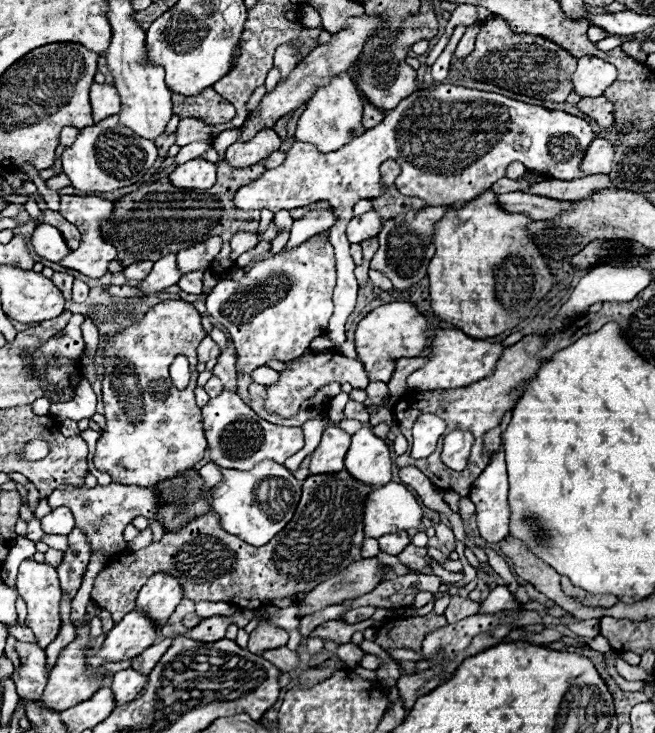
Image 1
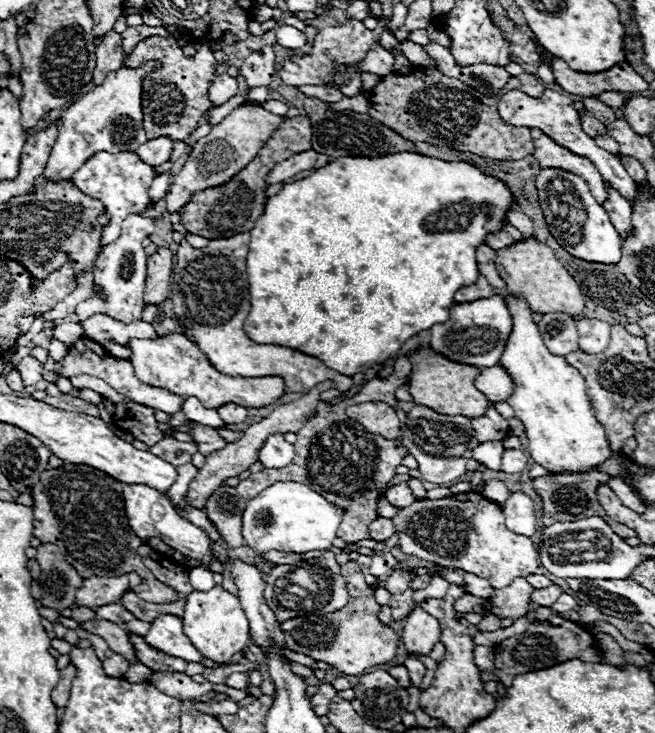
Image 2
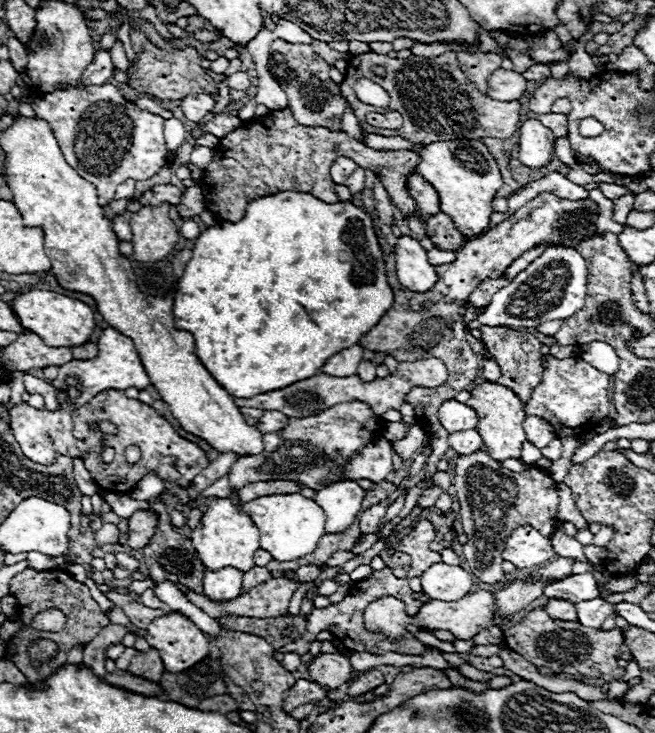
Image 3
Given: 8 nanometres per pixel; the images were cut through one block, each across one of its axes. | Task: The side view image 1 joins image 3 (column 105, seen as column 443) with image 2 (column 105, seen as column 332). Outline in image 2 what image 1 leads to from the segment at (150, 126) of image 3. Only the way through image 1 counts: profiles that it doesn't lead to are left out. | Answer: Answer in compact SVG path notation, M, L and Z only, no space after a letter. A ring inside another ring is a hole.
M126 150L126 152L118 152L118 154L110 154L110 152L98 152L94 156L90 156L84 166L80 170L74 172L72 176L72 184L76 188L80 188L84 194L98 198L104 204L104 212L110 216L110 222L106 226L102 226L102 236L100 236L100 250L106 244L116 242L118 234L120 234L120 224L126 216L130 214L140 214L146 204L148 204L148 190L154 178L154 166L142 162L138 158L136 152ZM92 314L84 322L80 322L80 326L84 330L84 336L94 338L94 342L98 342L98 344L118 342L118 344L126 346L130 338L156 338L158 336L154 332L152 324L148 324L144 320L124 324L106 314Z

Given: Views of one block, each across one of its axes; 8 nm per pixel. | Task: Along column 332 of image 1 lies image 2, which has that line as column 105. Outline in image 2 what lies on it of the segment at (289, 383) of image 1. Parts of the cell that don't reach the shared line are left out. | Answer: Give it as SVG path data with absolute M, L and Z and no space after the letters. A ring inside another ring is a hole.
M82 338L78 340L70 350L68 354L54 364L54 372L60 372L60 376L64 378L70 378L70 376L76 376L76 374L88 374L88 376L96 376L100 380L104 380L106 384L110 384L116 392L124 394L128 400L132 402L138 402L138 404L144 404L144 406L150 406L154 410L162 410L166 414L176 414L182 410L182 404L184 404L184 398L170 392L170 390L162 390L162 388L156 388L156 386L148 386L144 382L140 382L136 376L134 376L134 370L130 366L128 360L120 360L120 358L114 358L110 356L100 344L96 344L94 340L90 338Z

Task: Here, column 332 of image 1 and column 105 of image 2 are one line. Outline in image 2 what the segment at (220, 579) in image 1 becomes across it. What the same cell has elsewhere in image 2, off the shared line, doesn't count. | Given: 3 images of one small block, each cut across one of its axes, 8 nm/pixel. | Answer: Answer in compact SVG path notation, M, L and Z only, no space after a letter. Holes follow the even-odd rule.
M64 464L60 468L52 468L46 470L46 474L42 474L42 478L30 486L30 494L34 498L34 516L36 516L36 526L34 526L34 536L40 538L42 542L50 542L56 544L60 548L60 552L76 570L78 574L82 574L82 578L90 578L90 576L98 576L98 574L128 574L128 572L138 572L142 578L146 578L146 584L140 584L134 592L152 604L164 604L164 602L176 602L176 590L172 586L166 586L162 582L158 582L158 578L154 578L154 574L150 574L150 570L142 564L136 548L142 544L142 540L138 536L134 536L134 532L128 526L128 518L124 512L124 498L122 498L122 484L118 480L114 480L112 476L104 474L102 470L96 470L92 466L84 466L84 464Z

